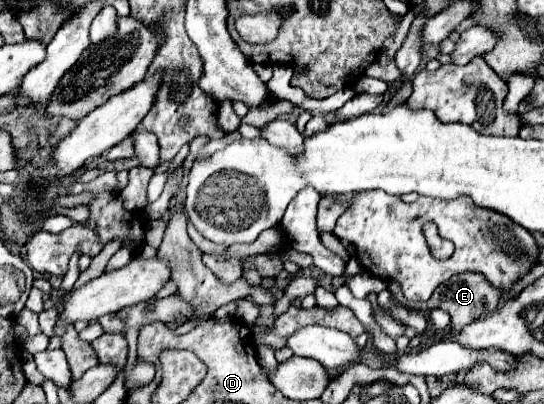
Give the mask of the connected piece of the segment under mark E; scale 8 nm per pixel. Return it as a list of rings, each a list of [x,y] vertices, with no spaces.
[[[458,273],[454,277],[450,277],[448,281],[444,281],[442,285],[438,285],[438,289],[432,293],[432,297],[426,301],[426,303],[412,303],[408,301],[404,295],[402,295],[402,289],[398,285],[398,281],[388,281],[388,291],[392,293],[392,297],[404,305],[404,307],[410,307],[410,309],[424,309],[424,311],[430,311],[430,309],[444,309],[452,315],[452,323],[450,323],[450,331],[454,329],[462,329],[462,325],[474,321],[474,317],[482,317],[482,313],[488,313],[490,309],[496,309],[500,305],[500,289],[496,289],[494,285],[488,283],[486,277],[482,277],[480,273]]]

